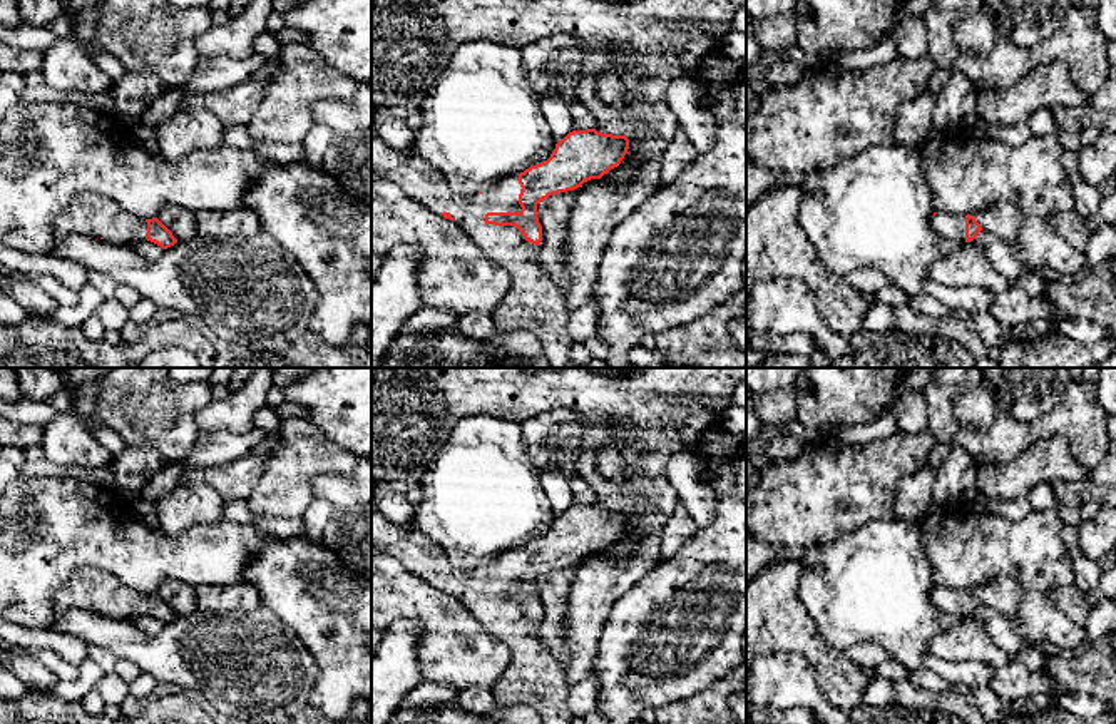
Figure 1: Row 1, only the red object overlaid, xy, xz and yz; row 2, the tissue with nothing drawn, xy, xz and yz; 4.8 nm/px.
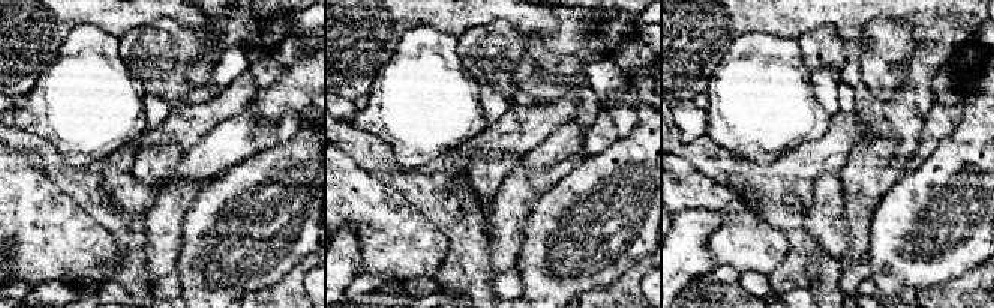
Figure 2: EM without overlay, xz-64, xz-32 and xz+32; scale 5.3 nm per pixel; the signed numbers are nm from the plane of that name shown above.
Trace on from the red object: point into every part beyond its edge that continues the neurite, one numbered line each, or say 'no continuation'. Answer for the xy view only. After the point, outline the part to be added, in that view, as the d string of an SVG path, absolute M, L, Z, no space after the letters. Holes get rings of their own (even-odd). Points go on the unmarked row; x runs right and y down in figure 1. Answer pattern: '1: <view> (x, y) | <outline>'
1: xy (89, 587) | M82 567L54 597L57 617L74 607L104 612L115 619L131 619L146 614L147 597L122 585L114 575L100 568Z

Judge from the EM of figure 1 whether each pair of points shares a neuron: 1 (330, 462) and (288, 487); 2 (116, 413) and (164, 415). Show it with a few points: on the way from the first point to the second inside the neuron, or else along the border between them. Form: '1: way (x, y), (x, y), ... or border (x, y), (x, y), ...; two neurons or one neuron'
1: way (320, 462), (313, 462), (298, 477); one neuron
2: way (127, 413), (153, 415); one neuron

